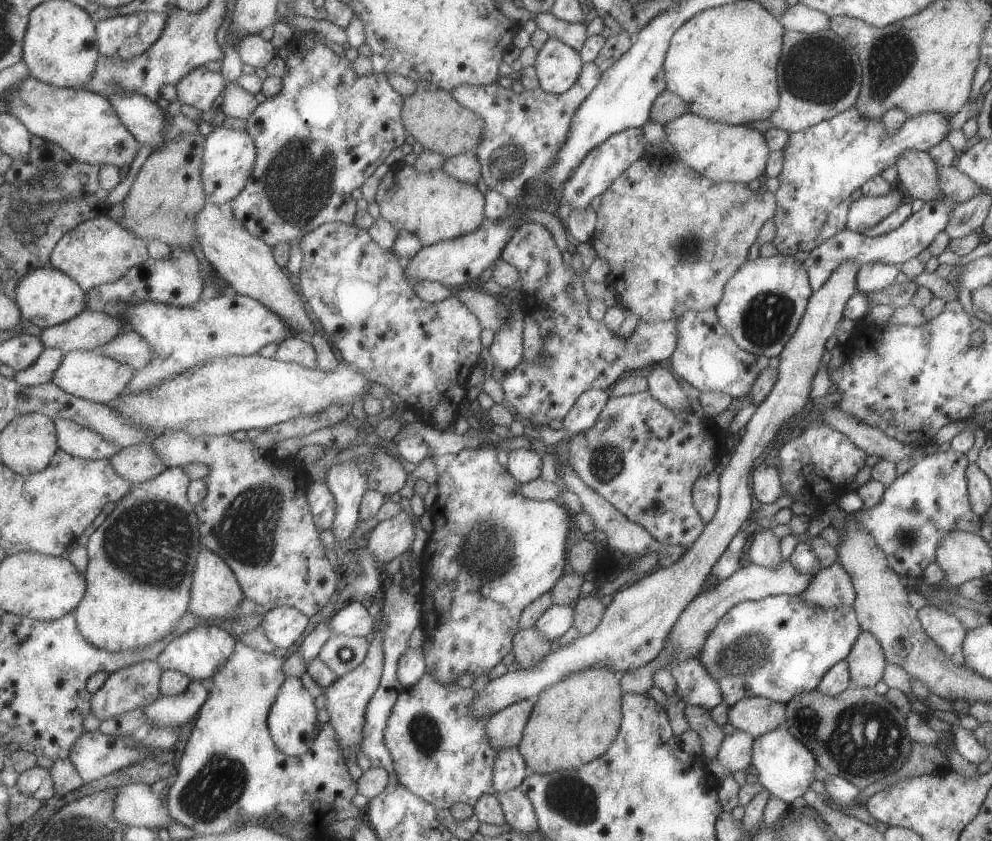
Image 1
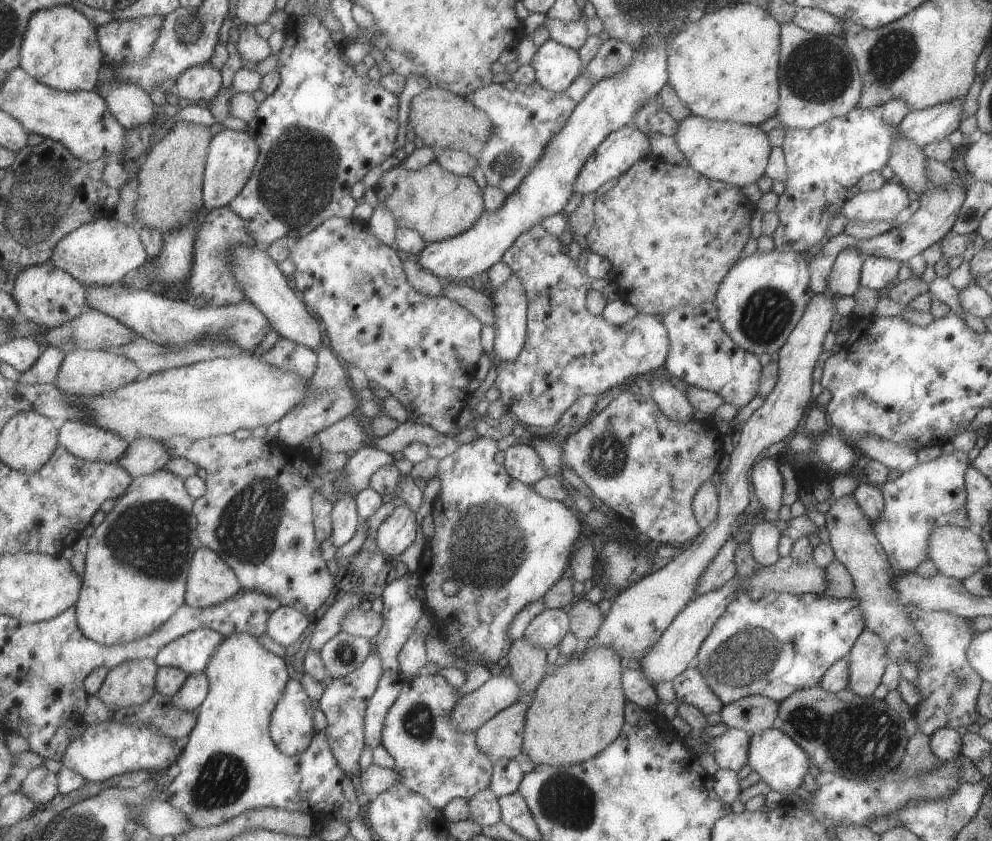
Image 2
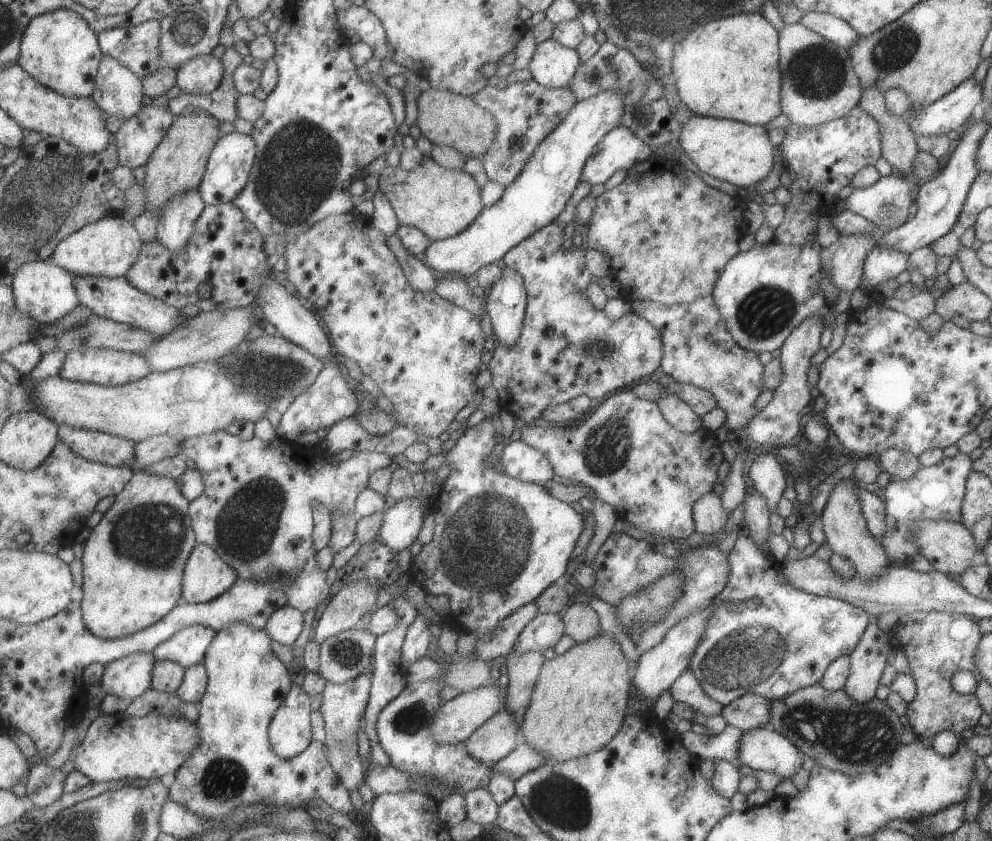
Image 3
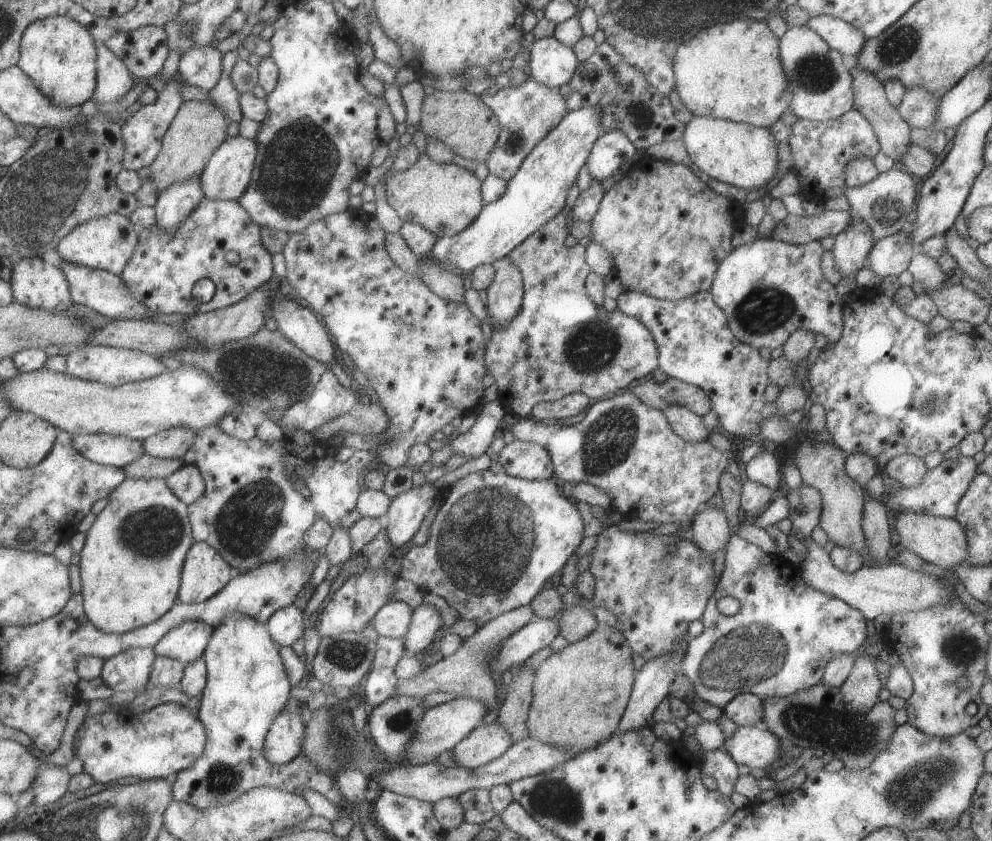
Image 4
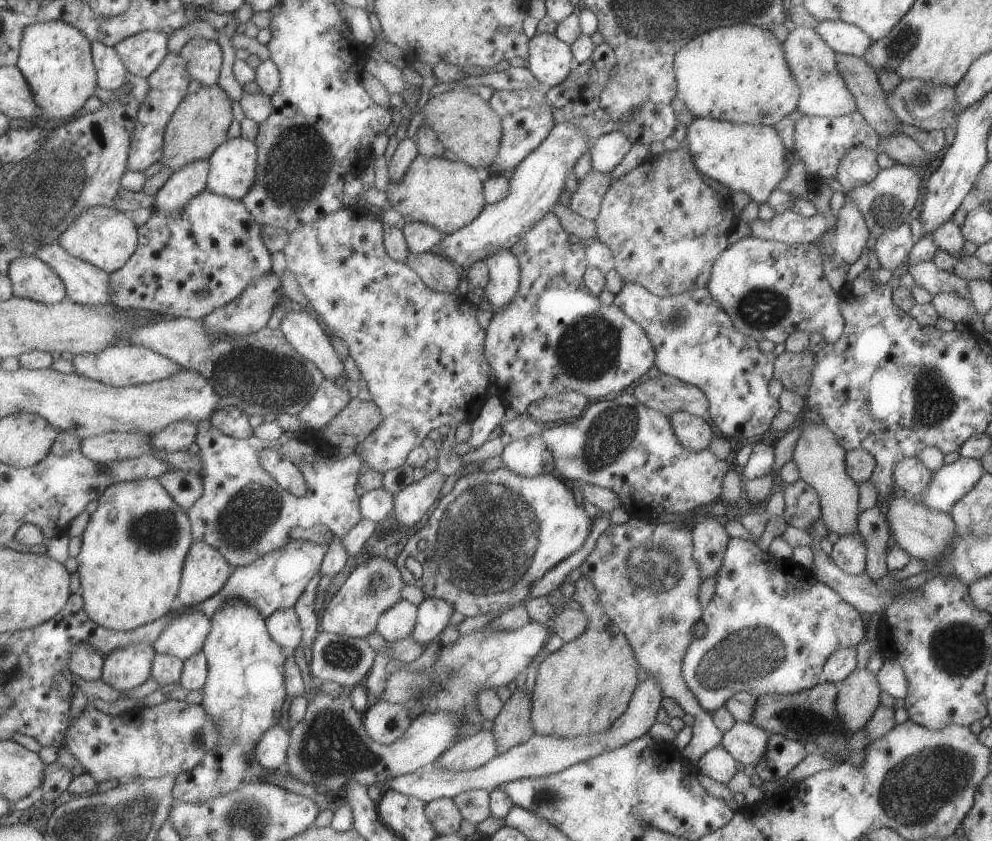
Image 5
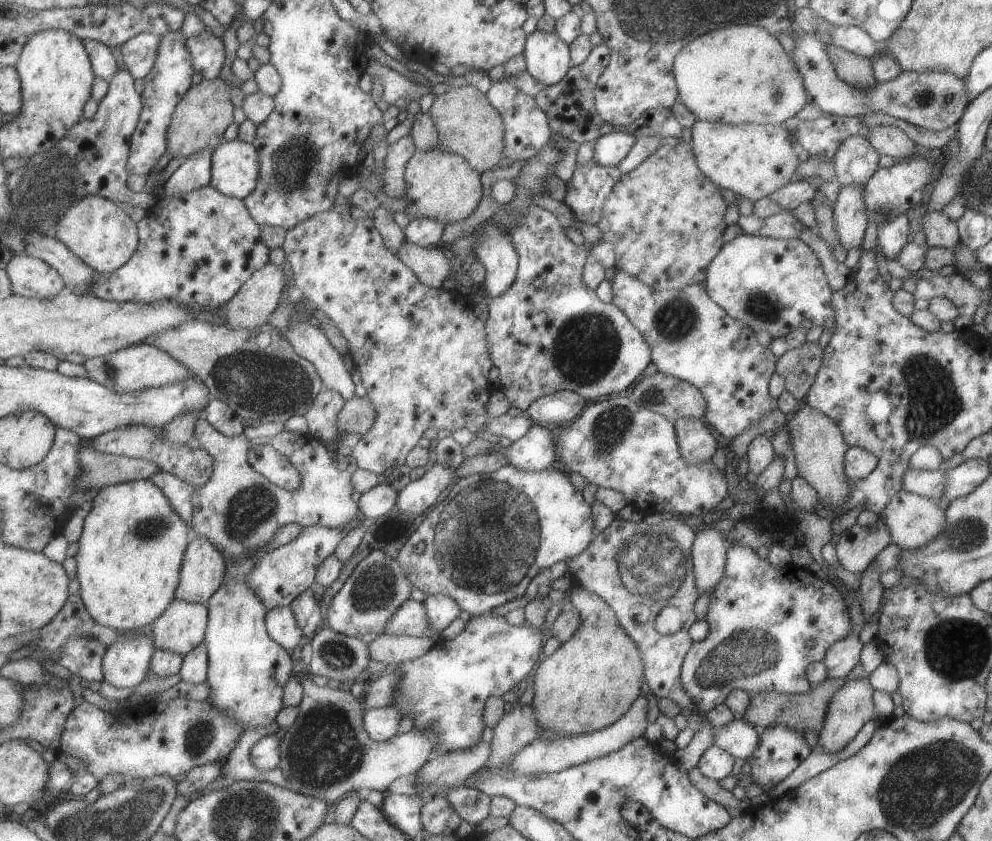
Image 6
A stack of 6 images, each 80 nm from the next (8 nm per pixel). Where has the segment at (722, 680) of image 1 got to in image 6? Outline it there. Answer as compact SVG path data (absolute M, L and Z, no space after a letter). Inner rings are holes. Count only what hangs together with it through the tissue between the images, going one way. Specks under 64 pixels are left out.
M731 545L726 549L726 561L724 564L724 573L721 580L717 583L715 590L709 595L709 604L707 606L707 613L703 620L707 622L708 632L701 641L693 641L691 646L687 649L683 662L680 668L680 683L681 688L685 694L692 700L692 704L697 713L705 714L708 710L715 708L718 704L724 702L727 693L733 689L741 689L746 693L756 692L780 692L780 693L806 693L811 687L811 684L805 680L805 669L811 662L822 661L825 651L828 646L831 646L836 640L843 638L851 628L849 624L849 616L843 604L837 589L831 584L819 580L816 575L810 570L799 568L790 562L781 566L781 568L773 568L766 559L759 560L755 551L749 547Z

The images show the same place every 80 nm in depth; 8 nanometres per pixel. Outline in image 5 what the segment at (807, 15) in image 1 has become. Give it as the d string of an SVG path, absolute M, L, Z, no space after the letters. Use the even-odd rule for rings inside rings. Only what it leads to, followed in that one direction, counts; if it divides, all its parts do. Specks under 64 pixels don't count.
M821 20L813 30L835 53L862 57L871 44L870 38L860 28L841 21Z

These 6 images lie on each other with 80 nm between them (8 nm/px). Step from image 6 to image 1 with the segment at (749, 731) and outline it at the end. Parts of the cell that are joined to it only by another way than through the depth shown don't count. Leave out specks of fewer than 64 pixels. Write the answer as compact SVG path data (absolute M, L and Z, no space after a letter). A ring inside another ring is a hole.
M779 726L772 732L755 737L752 742L750 763L753 765L752 771L758 776L761 787L785 804L790 804L795 798L801 797L811 782L820 777L811 750L799 740L795 740L786 727Z

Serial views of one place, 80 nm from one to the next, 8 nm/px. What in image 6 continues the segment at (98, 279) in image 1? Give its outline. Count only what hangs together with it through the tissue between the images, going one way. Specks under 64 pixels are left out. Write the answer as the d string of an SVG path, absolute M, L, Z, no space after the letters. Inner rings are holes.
M92 194L80 198L79 204L70 209L67 216L59 220L56 237L96 271L118 271L138 251L141 244L138 222L117 202Z

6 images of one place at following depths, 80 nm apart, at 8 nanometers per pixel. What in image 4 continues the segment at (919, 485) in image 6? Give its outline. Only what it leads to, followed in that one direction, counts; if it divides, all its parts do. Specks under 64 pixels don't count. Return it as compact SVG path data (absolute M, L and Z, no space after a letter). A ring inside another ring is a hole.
M897 455L885 465L883 471L902 487L912 487L923 480L926 469L922 457Z

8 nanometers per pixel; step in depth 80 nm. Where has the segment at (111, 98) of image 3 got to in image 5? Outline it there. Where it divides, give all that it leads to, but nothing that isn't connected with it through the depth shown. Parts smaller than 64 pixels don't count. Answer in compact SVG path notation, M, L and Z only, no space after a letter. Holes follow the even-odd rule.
M92 42L94 63L98 70L98 86L102 89L119 92L127 84L125 76L127 66L119 56L115 47L107 46L102 42Z

